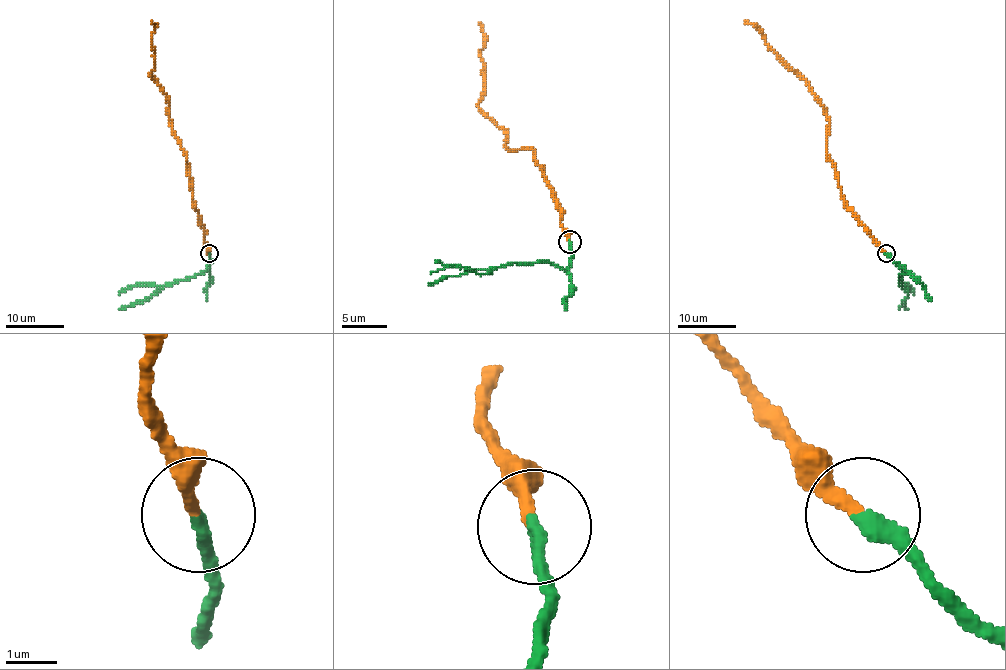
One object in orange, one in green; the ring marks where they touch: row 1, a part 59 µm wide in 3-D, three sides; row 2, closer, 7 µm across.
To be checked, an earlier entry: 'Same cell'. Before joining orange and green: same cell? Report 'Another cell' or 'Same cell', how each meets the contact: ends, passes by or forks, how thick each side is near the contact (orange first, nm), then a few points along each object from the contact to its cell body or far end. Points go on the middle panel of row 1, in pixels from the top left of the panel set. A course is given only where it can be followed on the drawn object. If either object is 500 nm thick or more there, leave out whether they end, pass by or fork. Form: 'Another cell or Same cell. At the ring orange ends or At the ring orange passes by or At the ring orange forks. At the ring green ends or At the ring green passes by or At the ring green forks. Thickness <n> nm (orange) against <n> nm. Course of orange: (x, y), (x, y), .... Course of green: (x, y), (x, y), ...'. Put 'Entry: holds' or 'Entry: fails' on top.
Entry: fails
Another cell. At the ring orange ends. At the ring green ends. Thickness 280 nm (orange) against 320 nm. Course of orange: (569, 242), (553, 188), (530, 149), (510, 151), (505, 133), (478, 106), (478, 52), (485, 40), (478, 22). Course of green: (569, 242), (571, 262), (562, 269), (549, 262), (517, 262), (487, 274), (451, 267), (431, 274)

